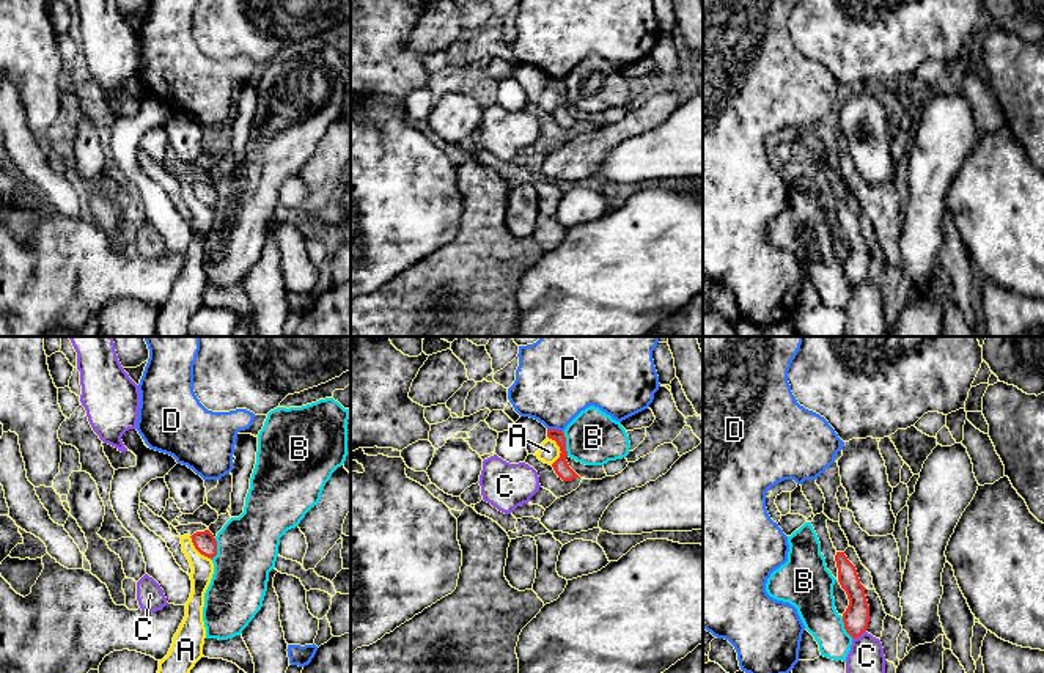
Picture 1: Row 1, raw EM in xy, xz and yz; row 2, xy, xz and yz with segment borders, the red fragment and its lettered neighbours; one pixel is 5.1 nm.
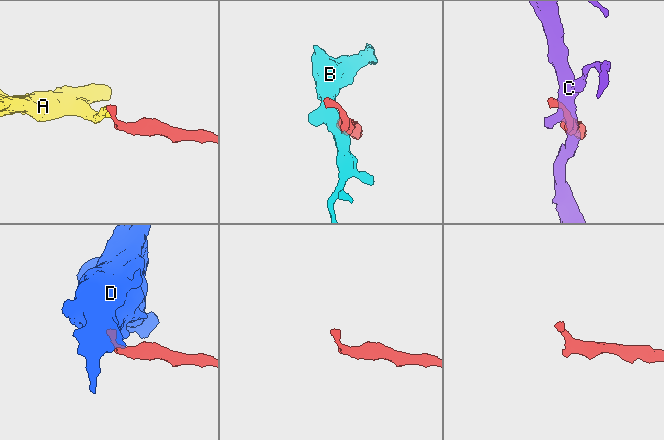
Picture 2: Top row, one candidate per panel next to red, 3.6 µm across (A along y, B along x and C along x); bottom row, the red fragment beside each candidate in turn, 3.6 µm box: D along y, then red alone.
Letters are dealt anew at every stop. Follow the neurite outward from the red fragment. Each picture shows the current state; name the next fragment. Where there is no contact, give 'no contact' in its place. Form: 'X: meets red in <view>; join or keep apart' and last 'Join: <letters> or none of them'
A: meets red in xz; keep apart
B: meets red in xz; keep apart
C: meets red in yz; keep apart
D: meets red in xz; keep apart
Join: none of them

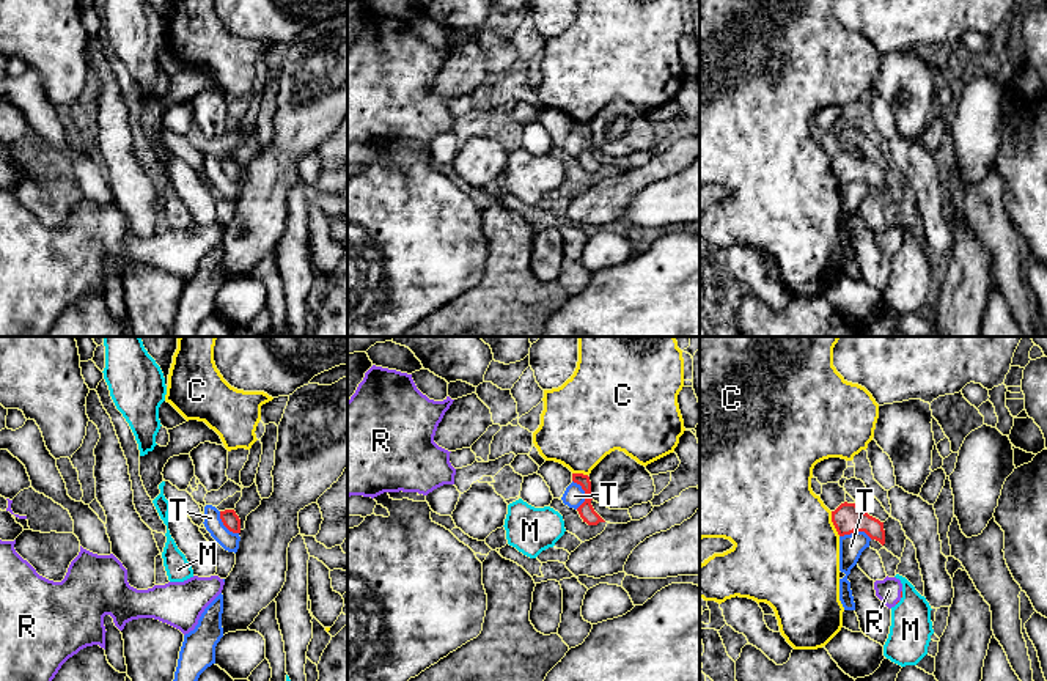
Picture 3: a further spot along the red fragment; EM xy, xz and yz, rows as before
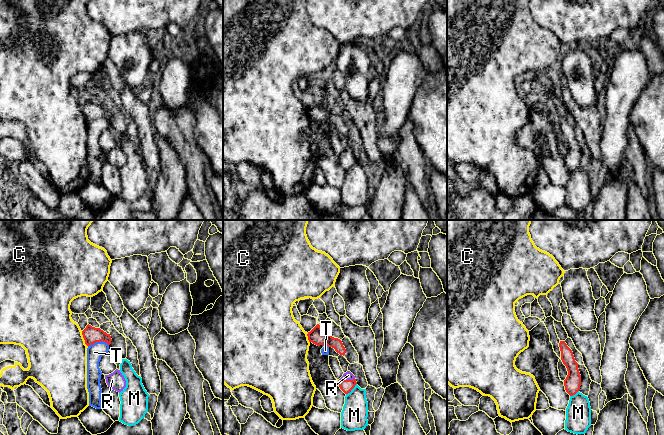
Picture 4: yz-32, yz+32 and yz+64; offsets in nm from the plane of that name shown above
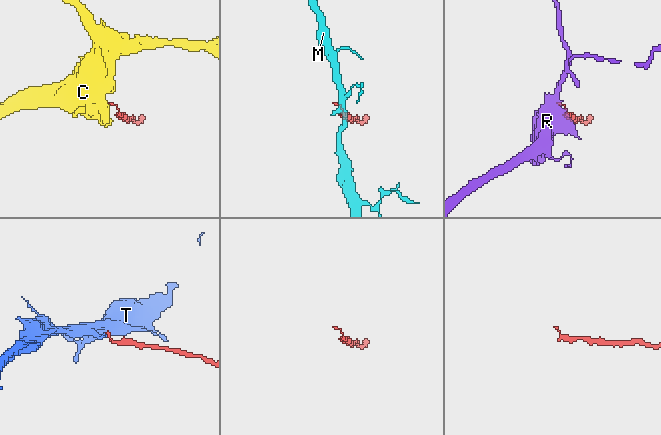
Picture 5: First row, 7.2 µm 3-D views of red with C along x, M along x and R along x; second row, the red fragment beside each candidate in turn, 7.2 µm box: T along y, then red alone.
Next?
C: meets red in yz; keep apart
M: meets red in yz; keep apart
R: meets red in yz; join
T: meets red in xz; keep apart
Join: R

